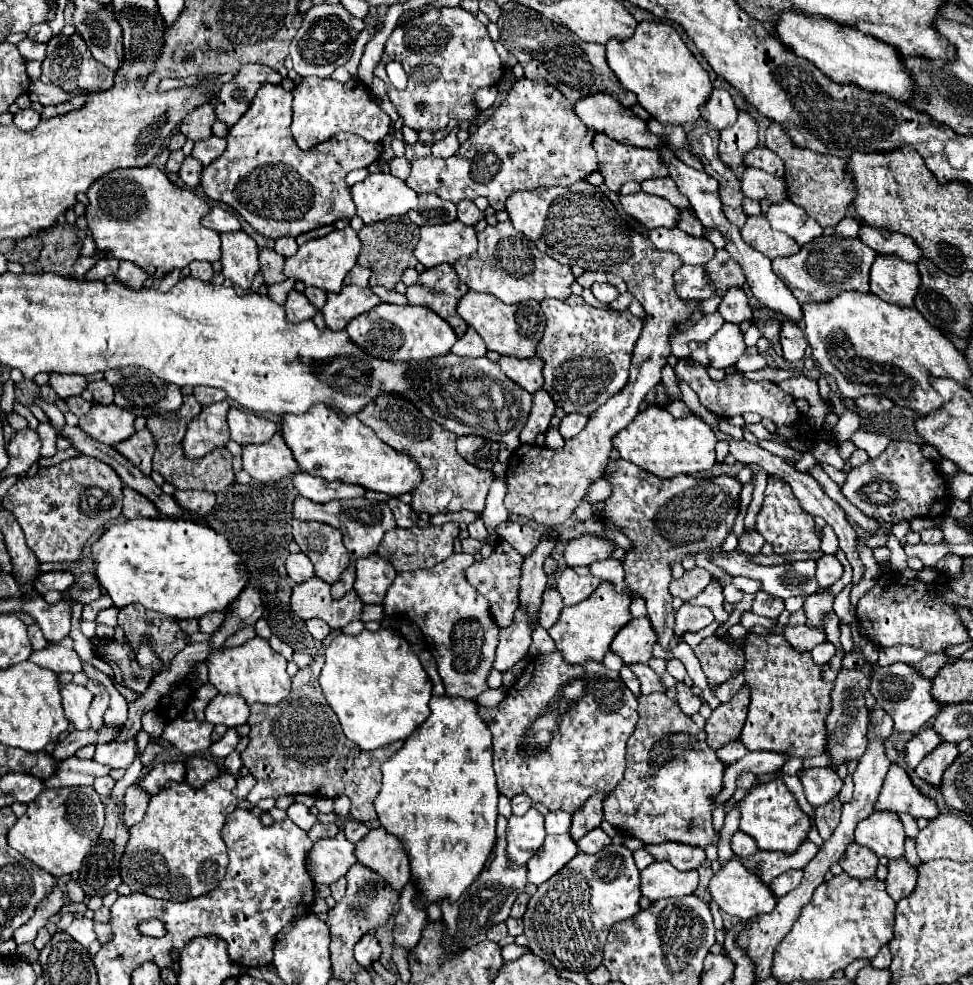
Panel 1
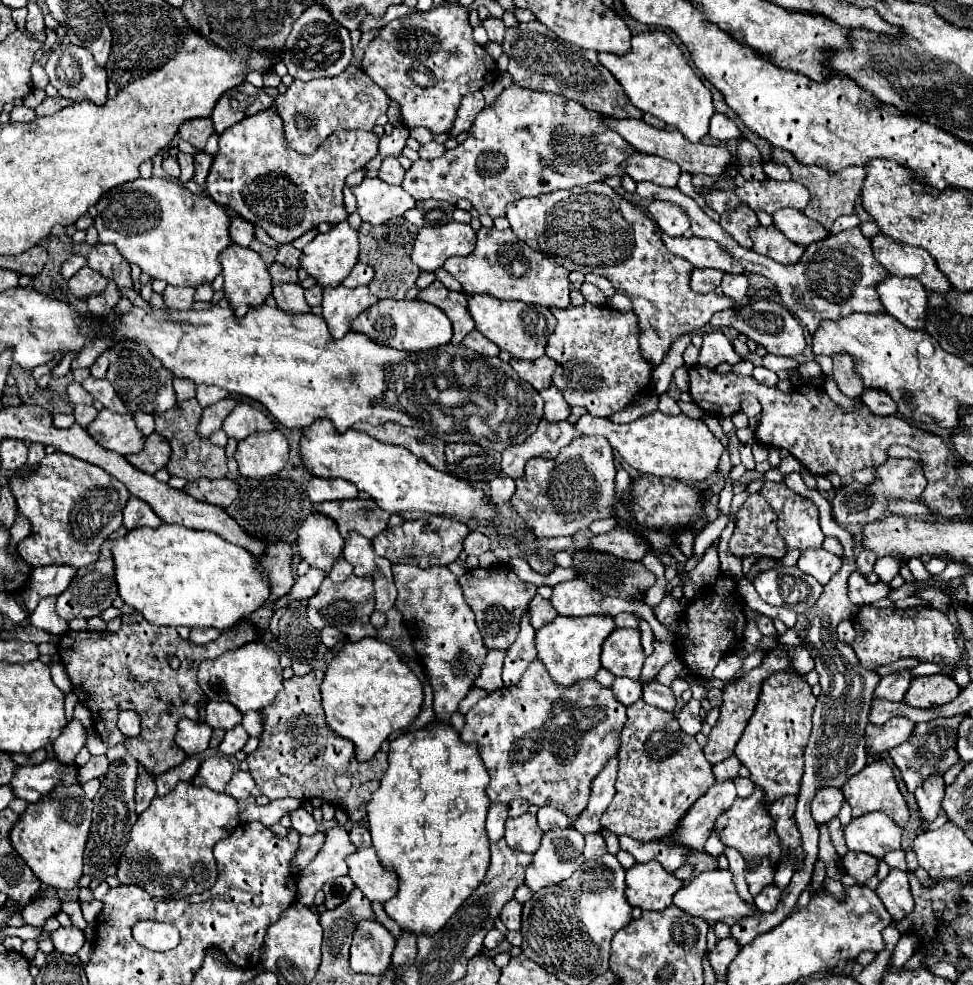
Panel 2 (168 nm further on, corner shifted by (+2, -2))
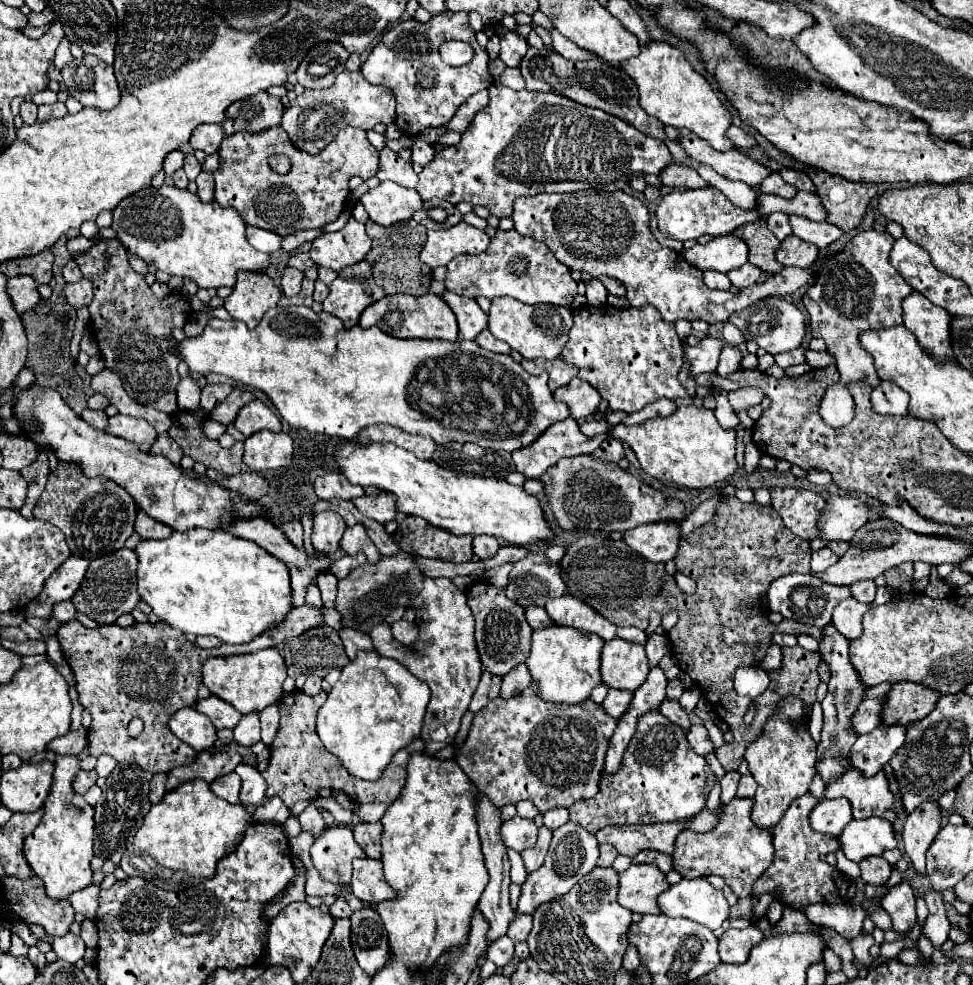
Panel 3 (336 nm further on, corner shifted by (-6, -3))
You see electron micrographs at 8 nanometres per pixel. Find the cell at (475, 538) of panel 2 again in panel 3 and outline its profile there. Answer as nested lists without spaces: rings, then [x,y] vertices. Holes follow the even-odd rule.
[[[476,535],[474,537],[474,555],[476,559],[490,559],[500,549],[500,541],[490,535]]]

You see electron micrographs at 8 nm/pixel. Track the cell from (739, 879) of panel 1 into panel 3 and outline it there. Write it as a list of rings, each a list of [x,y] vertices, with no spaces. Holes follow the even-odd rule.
[[[682,879],[678,885],[672,885],[664,895],[660,895],[660,911],[668,917],[686,917],[708,929],[718,929],[726,919],[730,919],[730,905],[722,891],[714,889],[708,879]]]

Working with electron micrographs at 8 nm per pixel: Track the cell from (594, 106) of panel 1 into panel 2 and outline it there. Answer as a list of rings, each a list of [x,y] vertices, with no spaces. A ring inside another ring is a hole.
[[[608,118],[606,120],[608,126],[612,126],[612,130],[616,130],[628,144],[636,146],[638,152],[644,152],[644,154],[654,154],[654,156],[660,156],[660,158],[666,158],[666,160],[672,160],[676,162],[682,172],[690,172],[690,174],[706,174],[706,176],[712,176],[712,178],[724,178],[728,168],[732,166],[732,154],[726,146],[714,146],[714,144],[690,144],[686,142],[686,138],[678,132],[678,130],[658,130],[658,128],[652,128],[648,126],[644,120],[632,120],[632,118],[626,118],[626,120],[616,120],[616,118]]]

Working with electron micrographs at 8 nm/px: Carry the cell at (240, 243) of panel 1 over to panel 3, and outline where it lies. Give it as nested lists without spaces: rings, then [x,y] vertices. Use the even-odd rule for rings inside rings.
[[[238,271],[236,285],[226,297],[224,307],[234,319],[240,319],[254,329],[266,311],[278,305],[280,297],[282,293],[270,275],[262,271]]]

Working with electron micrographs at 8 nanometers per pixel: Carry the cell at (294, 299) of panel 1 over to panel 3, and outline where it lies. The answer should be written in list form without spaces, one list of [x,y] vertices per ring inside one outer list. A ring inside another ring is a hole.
[[[286,269],[284,275],[282,275],[282,291],[286,297],[294,297],[298,295],[300,291],[300,281],[304,279],[304,273],[302,271],[296,271],[296,269]]]

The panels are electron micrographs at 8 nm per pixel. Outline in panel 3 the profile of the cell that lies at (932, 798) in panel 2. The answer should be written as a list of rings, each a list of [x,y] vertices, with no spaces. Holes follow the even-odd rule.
[[[924,801],[918,809],[914,809],[904,825],[902,839],[906,855],[910,857],[914,869],[922,875],[926,871],[924,867],[924,853],[932,845],[932,839],[940,831],[940,805],[938,801]]]

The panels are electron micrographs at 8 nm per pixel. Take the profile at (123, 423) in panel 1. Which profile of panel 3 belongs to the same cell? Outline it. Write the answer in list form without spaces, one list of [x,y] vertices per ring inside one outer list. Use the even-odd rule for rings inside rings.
[[[114,415],[108,419],[108,427],[106,427],[108,433],[112,435],[118,435],[126,441],[132,441],[136,443],[142,451],[150,451],[152,443],[156,441],[158,433],[154,431],[152,425],[148,425],[144,419],[138,419],[138,417],[128,417],[128,415]]]

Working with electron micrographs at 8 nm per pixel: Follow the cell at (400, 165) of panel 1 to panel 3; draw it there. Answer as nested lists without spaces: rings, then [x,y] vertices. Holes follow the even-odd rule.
[[[384,147],[380,151],[380,169],[376,173],[380,181],[394,181],[402,187],[416,187],[418,175],[412,171],[412,165],[406,163],[398,153]]]

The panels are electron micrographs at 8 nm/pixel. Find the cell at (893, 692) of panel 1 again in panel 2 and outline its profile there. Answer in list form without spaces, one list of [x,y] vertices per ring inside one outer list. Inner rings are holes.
[[[904,716],[890,718],[882,726],[875,726],[869,722],[866,727],[866,736],[864,736],[866,748],[868,748],[866,750],[868,758],[882,756],[888,750],[892,750],[894,746],[906,742],[910,738],[912,730],[914,730],[914,722],[910,722]]]

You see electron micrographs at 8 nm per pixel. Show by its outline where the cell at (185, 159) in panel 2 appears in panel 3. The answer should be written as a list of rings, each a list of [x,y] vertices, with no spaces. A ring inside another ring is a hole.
[[[186,155],[186,159],[184,159],[184,171],[186,171],[188,179],[194,181],[198,177],[198,173],[202,171],[202,163],[194,155]]]

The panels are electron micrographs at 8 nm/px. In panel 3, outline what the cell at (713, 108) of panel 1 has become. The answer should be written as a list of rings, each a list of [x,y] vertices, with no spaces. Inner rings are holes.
[[[734,125],[726,131],[726,137],[734,143],[734,147],[754,147],[756,145],[756,141],[754,141],[752,135],[748,135],[744,129],[734,127]]]

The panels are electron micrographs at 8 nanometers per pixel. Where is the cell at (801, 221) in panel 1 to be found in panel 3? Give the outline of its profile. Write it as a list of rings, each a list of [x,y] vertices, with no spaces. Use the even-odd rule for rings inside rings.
[[[790,215],[790,225],[792,225],[792,233],[796,233],[806,243],[814,243],[818,249],[826,249],[842,235],[842,231],[836,225],[830,225],[826,221],[818,223],[798,215]]]

